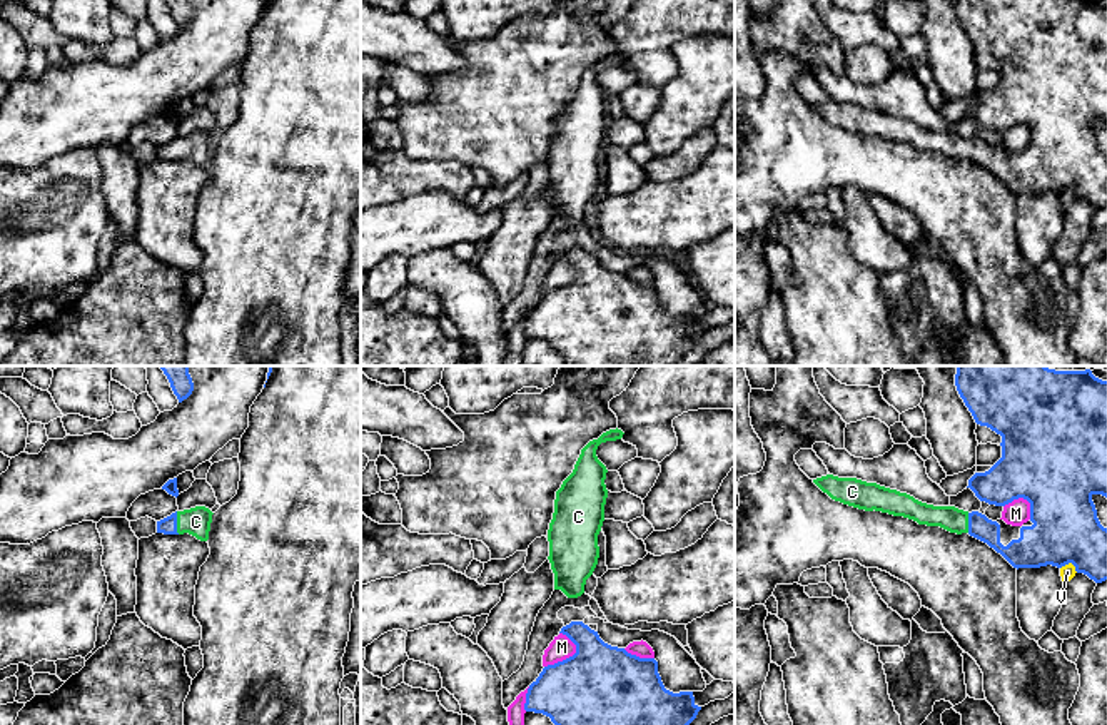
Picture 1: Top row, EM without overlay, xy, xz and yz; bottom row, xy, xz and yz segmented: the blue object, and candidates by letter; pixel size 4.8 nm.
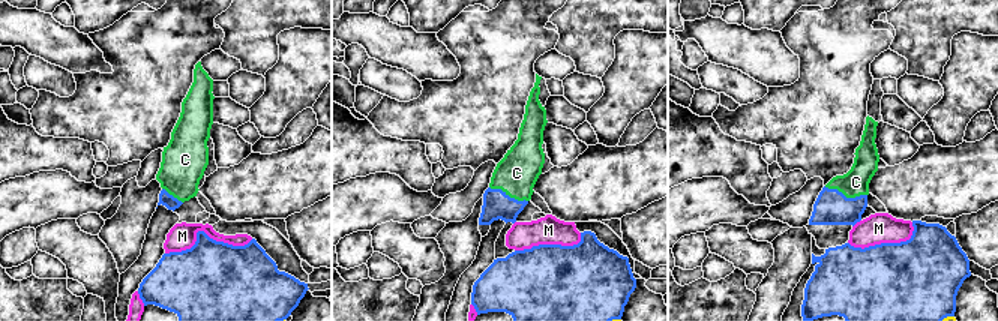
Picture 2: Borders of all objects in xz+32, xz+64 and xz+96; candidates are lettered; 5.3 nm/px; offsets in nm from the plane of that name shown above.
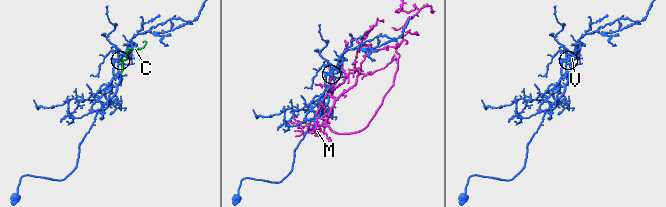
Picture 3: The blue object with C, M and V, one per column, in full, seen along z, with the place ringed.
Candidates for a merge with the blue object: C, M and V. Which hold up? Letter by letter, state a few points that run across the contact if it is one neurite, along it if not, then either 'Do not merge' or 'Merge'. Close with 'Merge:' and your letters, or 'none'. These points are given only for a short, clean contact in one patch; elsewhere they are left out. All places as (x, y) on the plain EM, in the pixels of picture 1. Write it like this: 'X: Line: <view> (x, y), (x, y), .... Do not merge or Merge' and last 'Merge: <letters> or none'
C: Line: xy (167, 151), (176, 149), (196, 147). Merge
M: Do not merge
V: Do not merge
Merge: C

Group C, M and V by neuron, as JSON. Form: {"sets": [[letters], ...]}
{"sets": [["C"], ["M"], ["V"]]}

